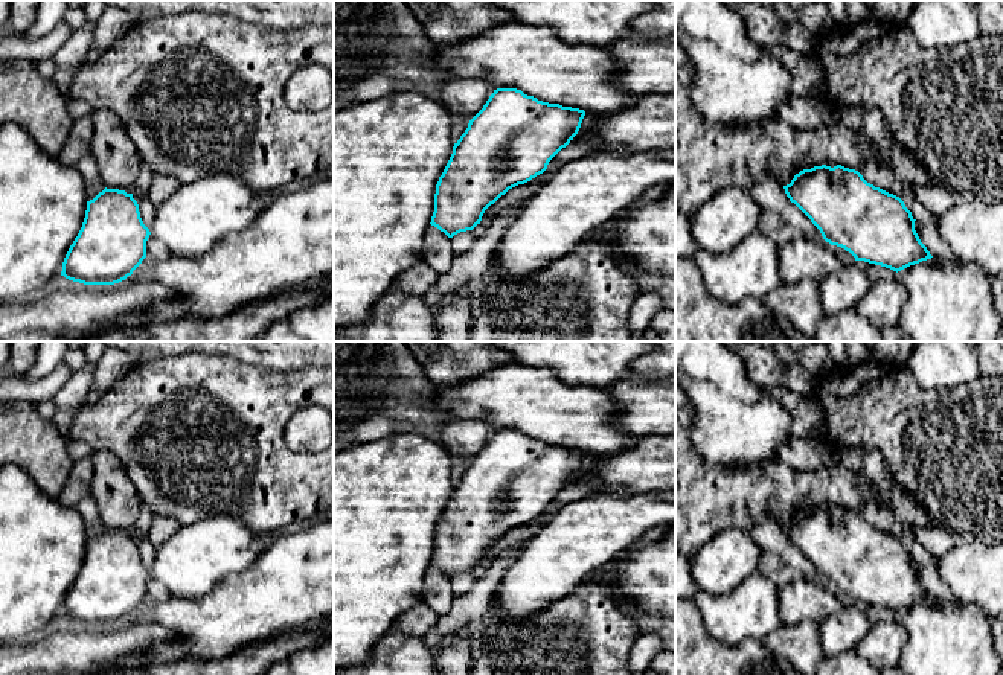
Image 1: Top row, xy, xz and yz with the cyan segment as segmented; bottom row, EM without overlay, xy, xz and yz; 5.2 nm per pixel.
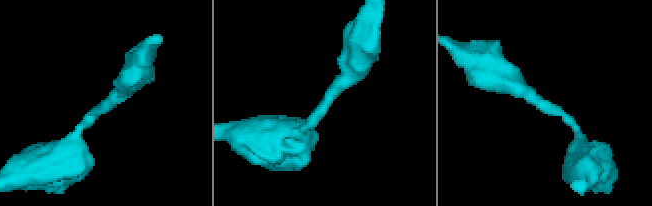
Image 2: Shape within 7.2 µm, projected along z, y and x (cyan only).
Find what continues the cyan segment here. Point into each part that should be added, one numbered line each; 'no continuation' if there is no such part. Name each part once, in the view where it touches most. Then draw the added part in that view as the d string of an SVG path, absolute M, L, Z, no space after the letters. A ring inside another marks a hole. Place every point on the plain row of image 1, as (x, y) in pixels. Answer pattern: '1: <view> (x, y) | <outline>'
no continuation

